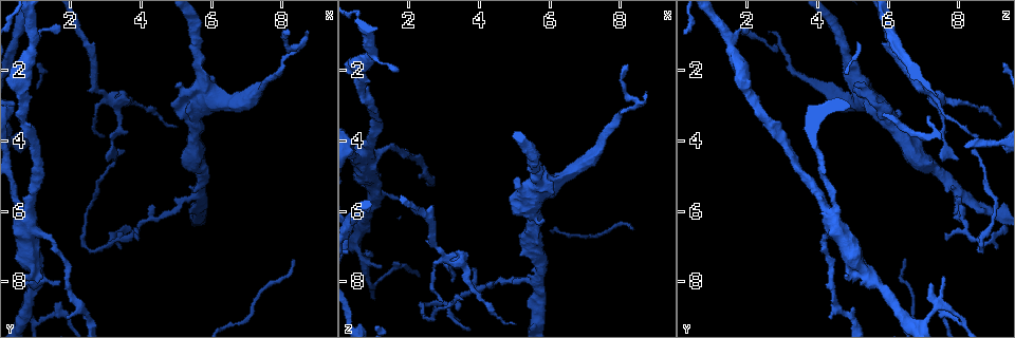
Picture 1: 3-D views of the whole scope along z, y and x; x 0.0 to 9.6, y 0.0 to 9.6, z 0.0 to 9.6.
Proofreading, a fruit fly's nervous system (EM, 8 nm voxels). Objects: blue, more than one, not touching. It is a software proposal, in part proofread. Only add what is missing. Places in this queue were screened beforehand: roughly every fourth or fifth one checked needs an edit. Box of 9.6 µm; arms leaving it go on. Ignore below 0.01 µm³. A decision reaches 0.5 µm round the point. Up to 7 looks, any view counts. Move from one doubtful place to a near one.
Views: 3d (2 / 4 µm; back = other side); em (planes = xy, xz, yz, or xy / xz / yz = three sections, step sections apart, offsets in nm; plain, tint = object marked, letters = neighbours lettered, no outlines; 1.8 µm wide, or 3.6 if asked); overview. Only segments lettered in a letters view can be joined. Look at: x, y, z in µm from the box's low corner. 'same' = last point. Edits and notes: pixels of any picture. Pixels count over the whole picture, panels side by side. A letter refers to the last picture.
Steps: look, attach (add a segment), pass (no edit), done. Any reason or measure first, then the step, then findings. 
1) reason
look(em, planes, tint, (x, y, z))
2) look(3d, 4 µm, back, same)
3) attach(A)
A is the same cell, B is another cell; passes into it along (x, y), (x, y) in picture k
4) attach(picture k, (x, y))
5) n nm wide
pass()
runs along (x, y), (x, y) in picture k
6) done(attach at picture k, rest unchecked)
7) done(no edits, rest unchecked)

four or more arms meet
look(em, planes, letters, (0.70, 6.30, 4.40))

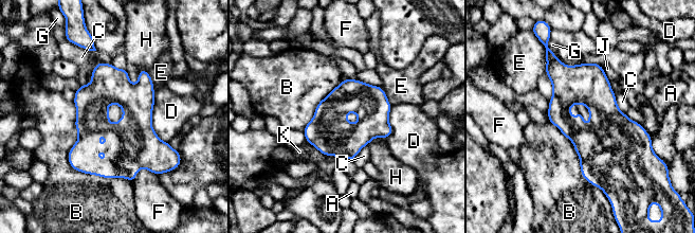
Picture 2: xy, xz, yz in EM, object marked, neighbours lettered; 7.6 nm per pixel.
pass()
A, B, C, D, E, F, G, H, J and K are other cells; none of them fits

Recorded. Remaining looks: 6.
long arm stops here
look(3d, 4 µm, (3.55, 4.20, 8.50))

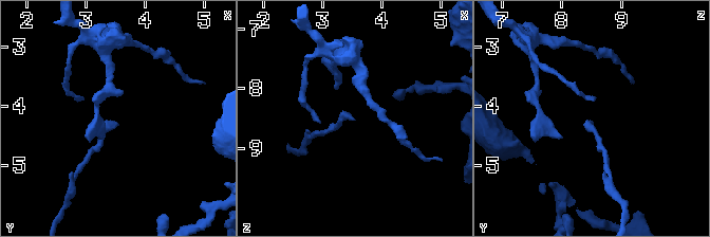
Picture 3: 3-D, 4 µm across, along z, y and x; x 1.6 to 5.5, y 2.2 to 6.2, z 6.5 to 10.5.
need the tissue
look(em, yz, step 8, letters, (3.50, 4.20, 8.55))

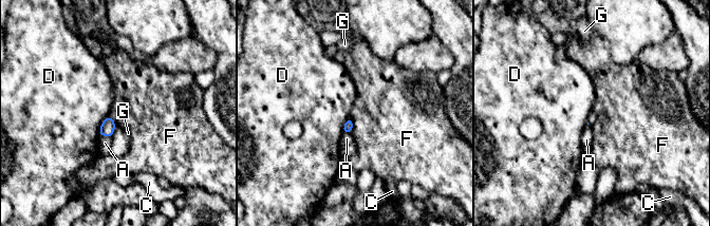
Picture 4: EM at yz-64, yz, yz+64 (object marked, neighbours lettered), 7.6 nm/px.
D touches over 180 nm
pass()
A, C, D, F and G are other cells; border along (350, 116), (352, 119), (352, 132) in picture 4; no lettered segment goes on from it

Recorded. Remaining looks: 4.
four-way junction
look(em, 3.6 µm, xy, step 8, letters, (5.45, 2.80, 5.50))

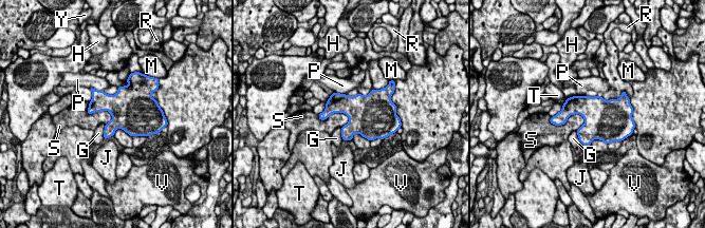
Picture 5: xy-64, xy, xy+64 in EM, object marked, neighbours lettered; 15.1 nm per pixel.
pass()
G, H, J, M, P, R, S, T, V and Y are other cells; border along (317, 115), (349, 120) in picture 5; none of them fits

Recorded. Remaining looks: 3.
done(no edits, rest unchecked)

